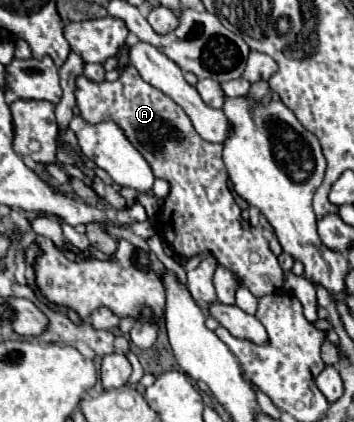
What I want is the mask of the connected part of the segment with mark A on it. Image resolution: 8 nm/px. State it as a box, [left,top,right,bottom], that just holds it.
[76,66,284,298]

